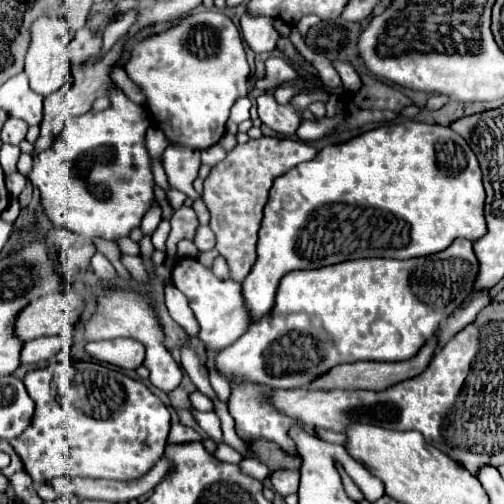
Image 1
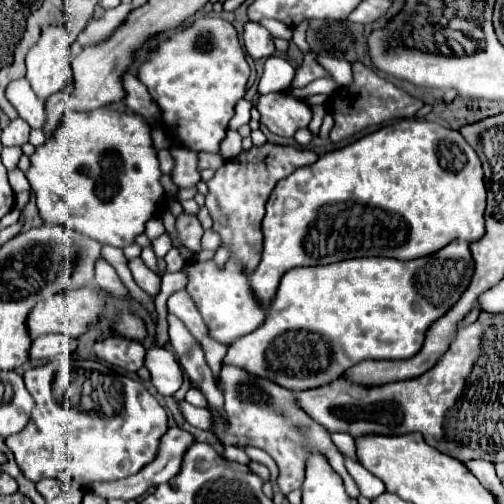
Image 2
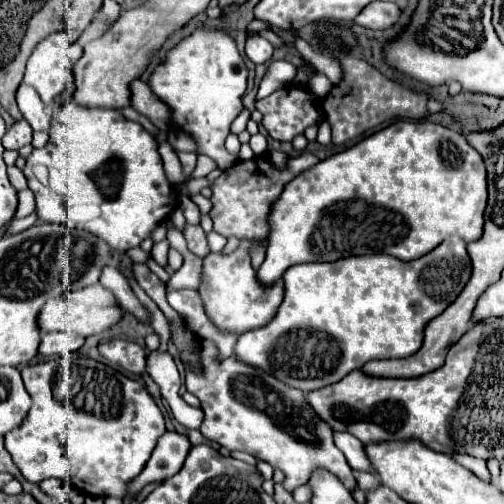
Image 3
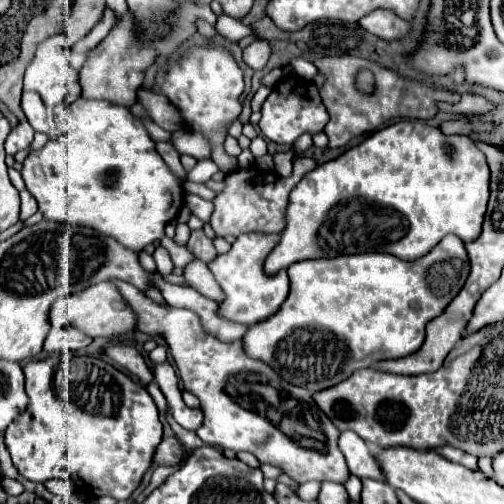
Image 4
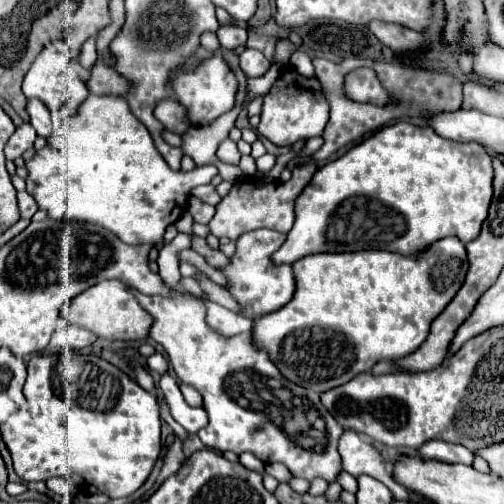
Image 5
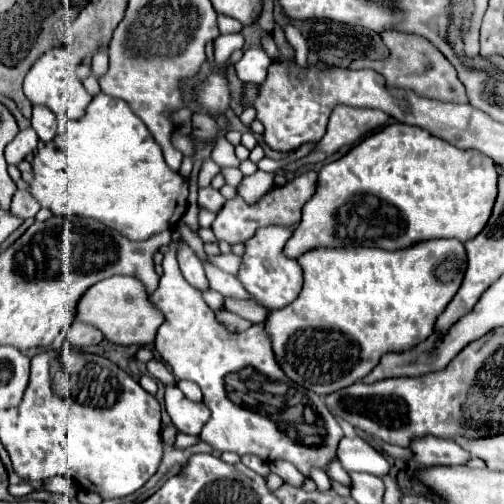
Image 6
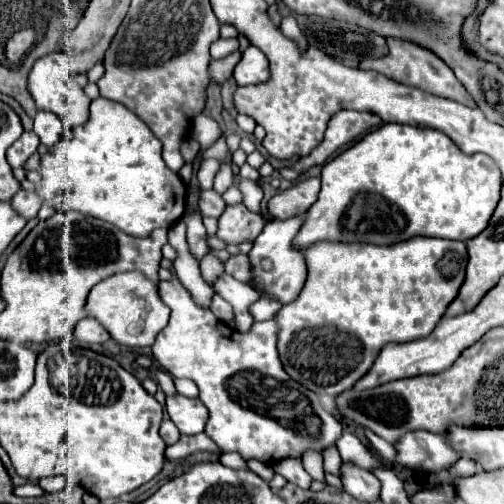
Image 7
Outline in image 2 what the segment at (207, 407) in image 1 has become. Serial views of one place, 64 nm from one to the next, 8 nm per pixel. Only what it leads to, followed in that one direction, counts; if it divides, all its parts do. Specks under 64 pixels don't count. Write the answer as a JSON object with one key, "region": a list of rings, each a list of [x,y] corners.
{"region":[[[190,388],[188,394],[186,394],[186,402],[190,402],[192,406],[198,406],[198,408],[206,408],[208,406],[208,400],[204,398],[204,394],[196,388]]]}

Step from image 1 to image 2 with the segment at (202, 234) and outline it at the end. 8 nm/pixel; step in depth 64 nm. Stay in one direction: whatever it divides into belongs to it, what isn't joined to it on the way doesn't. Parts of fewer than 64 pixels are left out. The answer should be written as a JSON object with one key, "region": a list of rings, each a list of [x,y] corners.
{"region":[[[206,230],[202,236],[202,248],[204,250],[218,250],[218,246],[220,246],[220,236],[216,236],[216,232],[212,232],[212,230]]]}

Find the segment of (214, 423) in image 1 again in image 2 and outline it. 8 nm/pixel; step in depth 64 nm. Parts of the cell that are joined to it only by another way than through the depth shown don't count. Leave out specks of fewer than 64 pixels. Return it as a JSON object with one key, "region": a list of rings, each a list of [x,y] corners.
{"region":[[[180,404],[180,410],[184,414],[184,418],[196,426],[196,428],[202,428],[206,432],[212,432],[214,428],[214,422],[212,422],[212,412],[206,410],[206,408],[196,408],[192,404]]]}

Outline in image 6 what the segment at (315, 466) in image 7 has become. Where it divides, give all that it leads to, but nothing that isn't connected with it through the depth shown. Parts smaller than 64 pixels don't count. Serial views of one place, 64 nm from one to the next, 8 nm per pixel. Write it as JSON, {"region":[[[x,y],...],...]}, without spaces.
{"region":[[[314,468],[314,470],[310,472],[310,478],[316,482],[316,488],[318,488],[320,492],[330,490],[330,478],[328,478],[328,474],[326,474],[326,472],[322,472],[322,470]]]}

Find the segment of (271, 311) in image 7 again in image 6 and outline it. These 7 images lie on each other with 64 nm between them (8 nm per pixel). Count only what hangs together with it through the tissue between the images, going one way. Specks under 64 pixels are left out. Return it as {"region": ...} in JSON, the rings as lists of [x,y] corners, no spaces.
{"region":[[[224,298],[224,308],[228,308],[230,312],[244,316],[252,322],[264,322],[264,316],[268,316],[268,310],[256,302],[250,300],[234,300],[234,298]]]}

